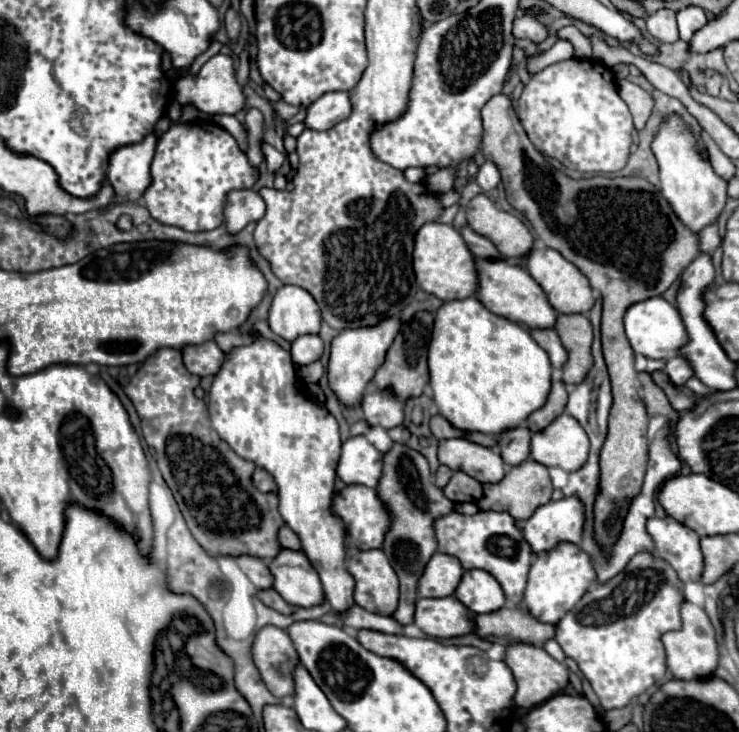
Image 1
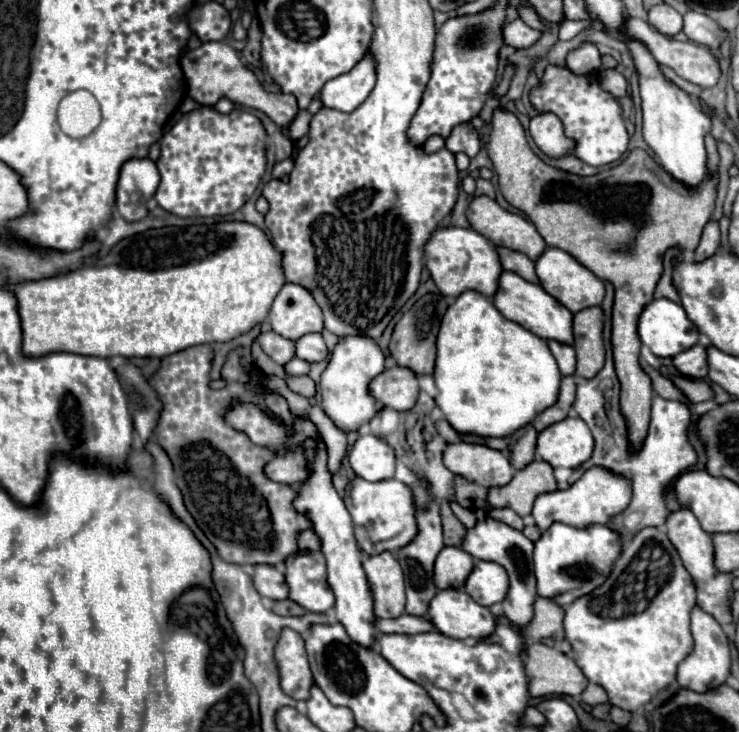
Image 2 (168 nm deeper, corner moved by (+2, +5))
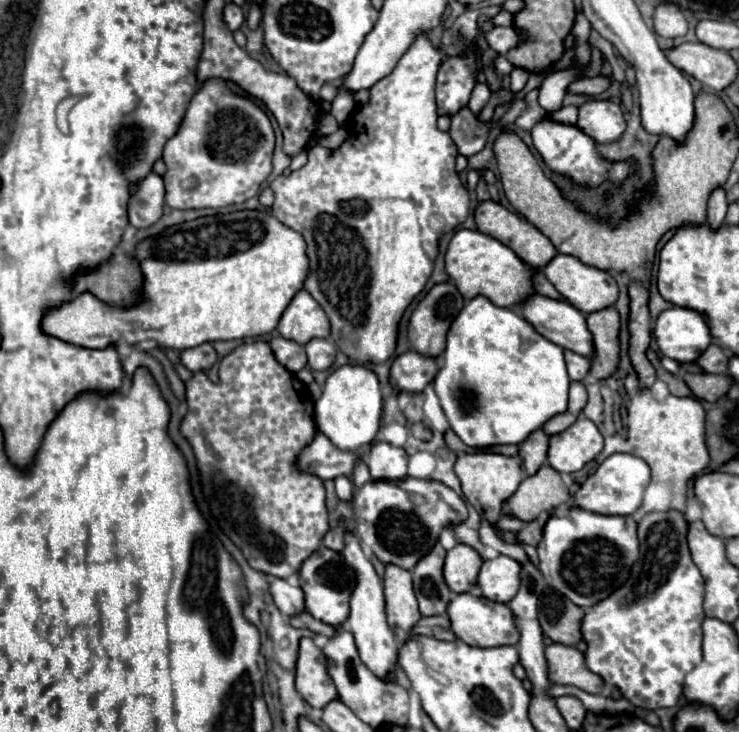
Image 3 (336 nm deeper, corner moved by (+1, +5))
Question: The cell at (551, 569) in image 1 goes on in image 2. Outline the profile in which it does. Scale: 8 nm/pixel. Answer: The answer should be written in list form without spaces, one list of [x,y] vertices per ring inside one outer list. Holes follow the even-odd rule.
[[[552,524],[552,528],[548,528],[534,544],[536,594],[554,600],[558,606],[568,606],[572,600],[604,584],[620,552],[620,536],[608,526],[594,524],[586,530],[576,530],[566,524]]]

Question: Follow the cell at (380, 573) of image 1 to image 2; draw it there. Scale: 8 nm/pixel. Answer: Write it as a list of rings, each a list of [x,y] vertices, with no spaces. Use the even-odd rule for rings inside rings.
[[[390,552],[368,556],[364,572],[374,598],[374,614],[380,618],[396,618],[404,612],[404,574],[398,560]]]

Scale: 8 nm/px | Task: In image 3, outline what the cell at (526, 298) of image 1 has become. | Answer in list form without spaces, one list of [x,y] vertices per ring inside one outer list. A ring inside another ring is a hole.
[[[533,294],[527,302],[523,302],[519,306],[521,314],[525,320],[529,320],[535,330],[545,336],[547,340],[551,340],[553,344],[565,348],[565,350],[571,350],[571,352],[577,352],[585,358],[593,358],[595,356],[595,348],[593,348],[593,336],[587,328],[587,318],[581,310],[577,310],[573,304],[567,304],[567,302],[559,302],[559,300],[553,300],[553,298],[547,298],[547,296],[541,296],[541,294]]]

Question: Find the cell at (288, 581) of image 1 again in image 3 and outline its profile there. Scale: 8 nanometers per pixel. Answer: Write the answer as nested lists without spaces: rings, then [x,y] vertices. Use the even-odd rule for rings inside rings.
[[[325,546],[313,552],[299,570],[299,584],[301,584],[301,590],[305,592],[307,612],[313,618],[325,624],[331,624],[335,628],[341,626],[349,618],[349,600],[357,584],[357,576],[355,576],[355,570],[345,562],[345,558],[339,552],[329,550]],[[319,568],[321,568],[321,578],[319,578]]]

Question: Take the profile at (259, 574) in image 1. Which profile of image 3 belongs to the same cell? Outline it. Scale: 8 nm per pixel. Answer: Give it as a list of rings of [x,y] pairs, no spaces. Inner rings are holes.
[[[275,578],[271,582],[271,594],[273,594],[273,600],[275,600],[277,608],[285,616],[297,616],[297,614],[301,614],[305,610],[303,590],[299,586],[289,584],[287,580]]]

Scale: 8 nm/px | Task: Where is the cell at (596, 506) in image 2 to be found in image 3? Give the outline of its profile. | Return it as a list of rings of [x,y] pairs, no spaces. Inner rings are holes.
[[[613,454],[577,490],[577,494],[573,496],[573,506],[585,508],[589,512],[627,516],[627,514],[633,514],[641,506],[643,492],[649,486],[649,482],[651,482],[651,470],[645,460],[633,454]]]

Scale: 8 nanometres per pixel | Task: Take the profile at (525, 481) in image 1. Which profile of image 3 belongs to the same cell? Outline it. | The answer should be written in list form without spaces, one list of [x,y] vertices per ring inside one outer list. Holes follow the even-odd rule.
[[[541,466],[541,472],[537,472],[537,476],[525,478],[517,492],[505,501],[502,513],[521,522],[531,522],[541,512],[569,502],[569,498],[571,494],[561,480],[561,474],[551,466]]]

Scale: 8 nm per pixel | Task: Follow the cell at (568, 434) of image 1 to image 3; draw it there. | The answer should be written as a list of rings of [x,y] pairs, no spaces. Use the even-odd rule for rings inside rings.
[[[579,418],[565,432],[551,436],[547,462],[557,472],[577,472],[603,450],[603,436],[589,418]]]

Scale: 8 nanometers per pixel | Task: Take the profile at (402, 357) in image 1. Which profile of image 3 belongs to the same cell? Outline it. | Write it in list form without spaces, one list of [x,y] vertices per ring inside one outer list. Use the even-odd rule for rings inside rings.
[[[453,282],[435,284],[423,296],[423,300],[417,304],[417,308],[411,314],[411,320],[409,320],[409,342],[411,342],[411,348],[417,350],[417,352],[425,352],[425,356],[439,356],[445,350],[447,330],[453,324],[455,314],[459,314],[463,306],[465,306],[465,300],[463,300],[463,296],[459,294],[459,290],[457,290],[457,286]]]

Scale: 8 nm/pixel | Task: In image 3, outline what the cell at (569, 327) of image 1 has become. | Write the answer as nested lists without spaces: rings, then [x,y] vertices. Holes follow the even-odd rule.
[[[605,308],[587,316],[587,326],[595,340],[595,358],[591,360],[591,376],[603,380],[609,378],[619,366],[619,312],[617,308]]]

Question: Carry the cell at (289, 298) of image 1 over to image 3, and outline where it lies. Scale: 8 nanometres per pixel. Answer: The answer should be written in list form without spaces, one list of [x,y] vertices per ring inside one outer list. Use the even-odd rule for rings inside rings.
[[[301,290],[283,312],[277,330],[285,340],[307,344],[313,338],[327,338],[331,328],[323,308],[309,296],[309,292]]]

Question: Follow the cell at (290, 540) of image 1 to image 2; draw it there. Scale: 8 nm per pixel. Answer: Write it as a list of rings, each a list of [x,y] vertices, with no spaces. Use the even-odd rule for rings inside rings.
[[[302,530],[298,532],[298,548],[304,552],[304,550],[318,550],[320,548],[320,542],[316,540],[316,534],[312,530]]]

